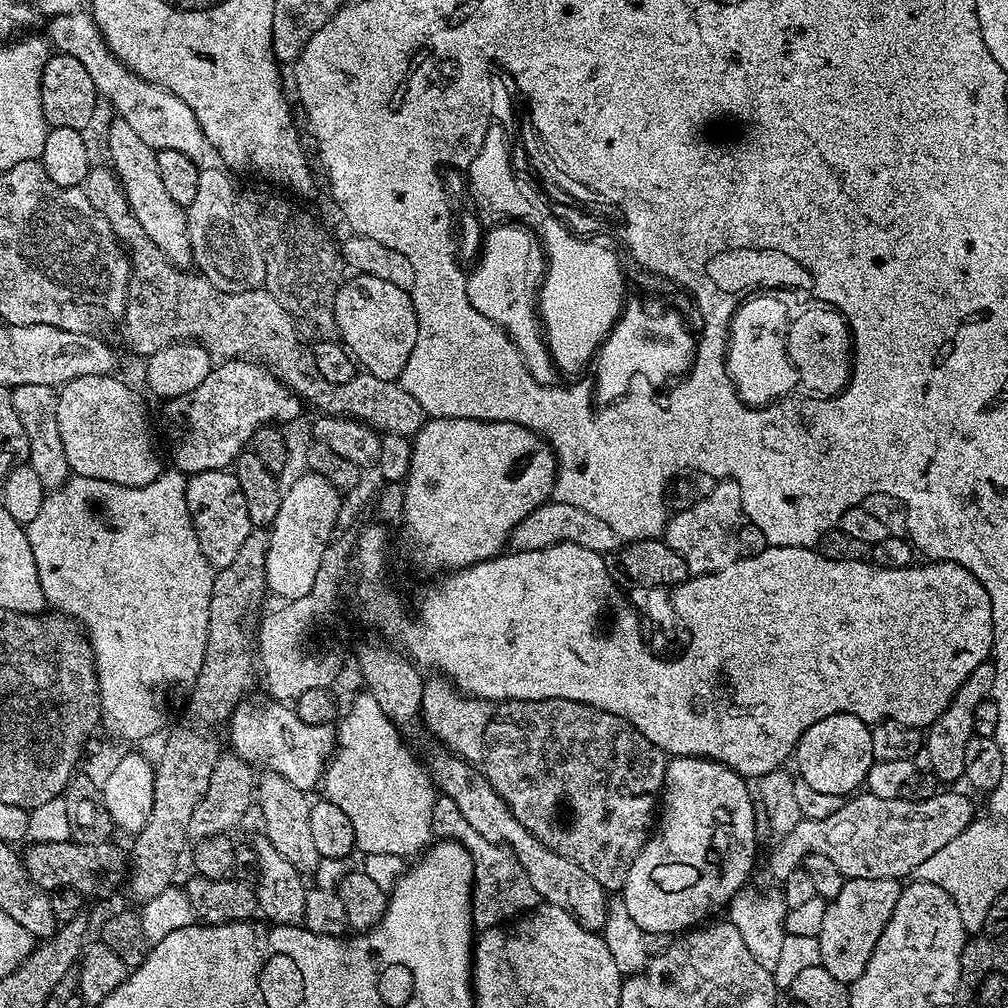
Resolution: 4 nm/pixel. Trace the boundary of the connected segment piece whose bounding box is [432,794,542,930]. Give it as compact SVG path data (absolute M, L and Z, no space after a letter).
M437 795L432 807L432 830L439 839L455 840L470 854L472 859L472 923L477 929L483 930L492 928L495 924L505 923L525 912L531 912L542 902L538 890L534 890L530 878L526 878L526 870L522 870L516 855L503 844L486 842L486 838L482 838L482 834L478 834L478 830L474 830L474 826L470 826L470 822L466 822L466 818L462 818L462 810L458 810L458 806L454 806L454 802L449 796Z

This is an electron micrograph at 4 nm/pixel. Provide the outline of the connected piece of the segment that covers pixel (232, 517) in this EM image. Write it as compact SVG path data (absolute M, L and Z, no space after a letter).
M214 469L189 475L186 480L186 506L206 562L216 570L230 566L238 557L242 542L253 530L250 513L246 511L246 498L242 495L242 486L238 486L235 471Z

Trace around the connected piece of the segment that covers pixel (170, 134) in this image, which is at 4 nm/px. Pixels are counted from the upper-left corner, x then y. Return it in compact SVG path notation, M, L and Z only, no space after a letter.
M81 10L55 16L53 20L47 21L47 28L47 43L59 55L78 58L78 62L82 62L82 67L94 82L97 97L103 103L105 100L116 111L115 115L125 120L130 130L134 130L134 134L138 134L138 138L146 142L146 146L155 148L157 152L178 150L178 154L186 154L186 158L203 161L204 152L209 151L208 139L202 126L198 126L198 118L194 118L194 110L190 110L190 106L182 102L182 98L170 94L170 90L143 80L120 63L118 58L114 58L108 51L106 42L100 37L91 11Z

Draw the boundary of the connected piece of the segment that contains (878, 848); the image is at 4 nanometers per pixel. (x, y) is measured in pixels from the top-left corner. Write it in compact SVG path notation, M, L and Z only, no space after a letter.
M866 790L861 791L853 795L841 808L834 810L834 814L829 814L827 818L817 820L802 818L798 826L790 830L790 834L779 837L775 841L776 849L773 850L772 857L768 860L768 872L776 879L776 882L783 882L790 874L794 874L796 868L803 865L806 857L815 854L830 858L830 862L834 862L834 866L838 866L838 870L842 870L842 874L849 880L854 878L900 880L911 877L916 868L922 866L922 862L926 862L926 858L938 854L938 850L946 846L946 842L958 838L958 834L962 834L962 830L966 830L966 826L970 826L977 815L970 797L952 791L956 790L941 790L934 798L926 798L926 802L903 798L898 800L874 798L874 794Z

